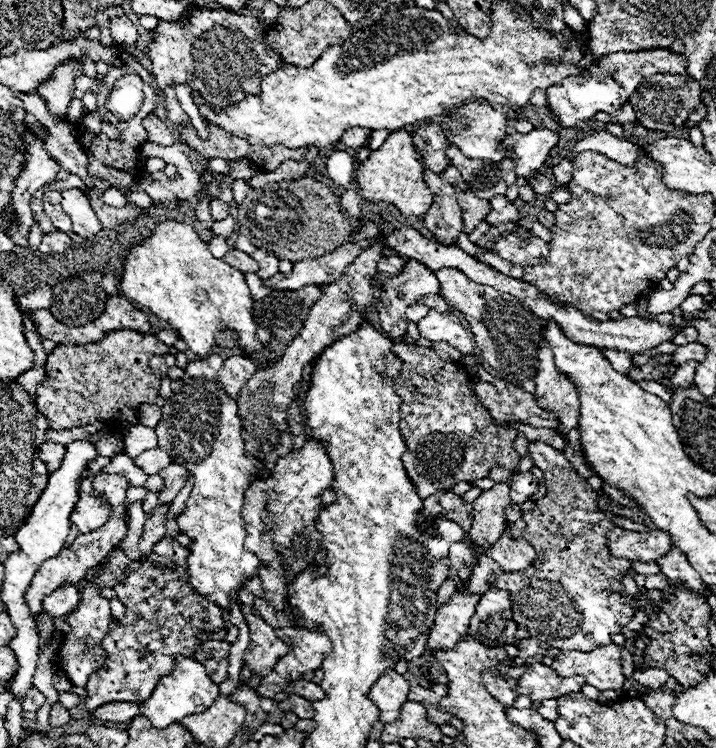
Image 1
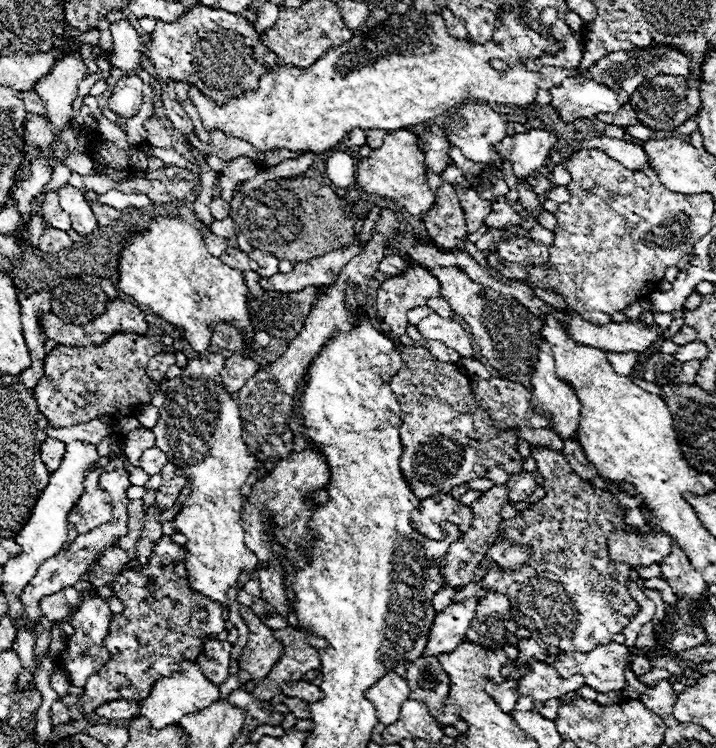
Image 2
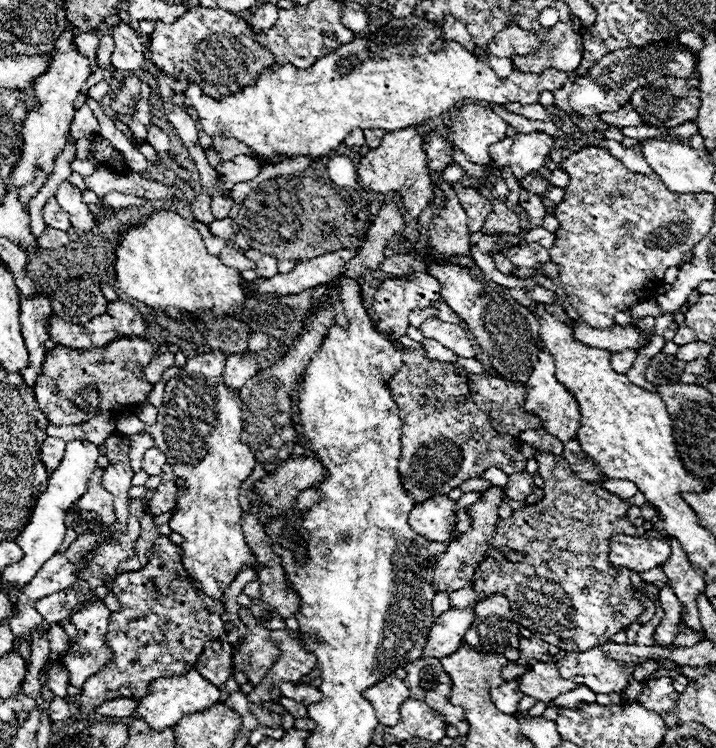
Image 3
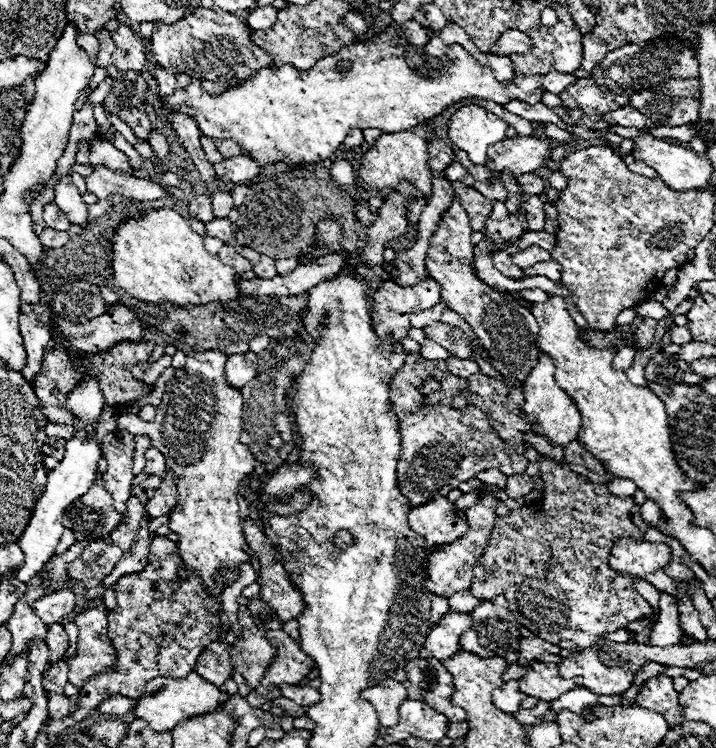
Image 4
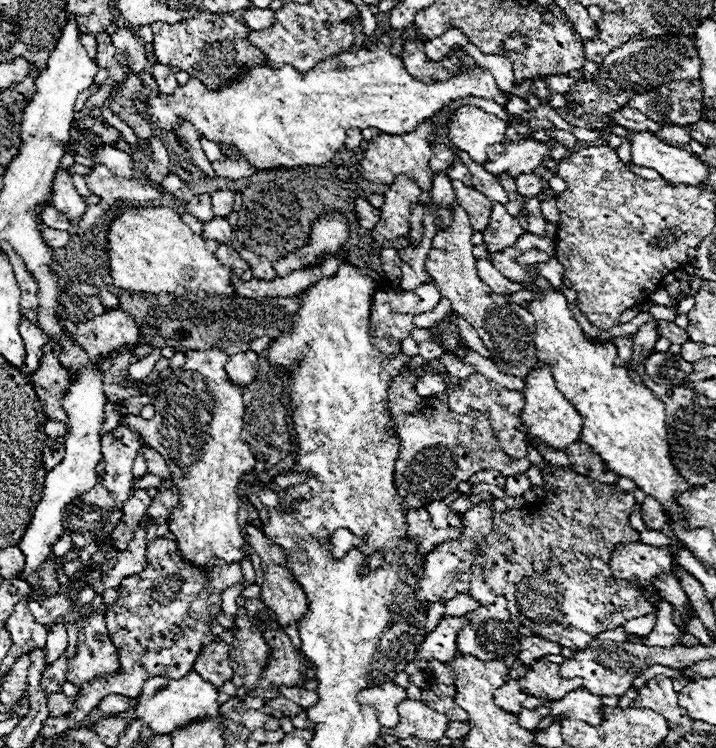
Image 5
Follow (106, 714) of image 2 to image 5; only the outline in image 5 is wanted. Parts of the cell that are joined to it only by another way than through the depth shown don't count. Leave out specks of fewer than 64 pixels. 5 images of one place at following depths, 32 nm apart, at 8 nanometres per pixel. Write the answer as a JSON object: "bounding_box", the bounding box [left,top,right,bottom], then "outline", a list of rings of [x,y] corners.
{"bounding_box":[98,694,132,714],"outline":[[[112,694],[112,696],[104,698],[104,702],[100,702],[98,708],[100,708],[104,714],[122,714],[122,712],[128,712],[128,710],[130,710],[130,704],[132,704],[130,698]]]}

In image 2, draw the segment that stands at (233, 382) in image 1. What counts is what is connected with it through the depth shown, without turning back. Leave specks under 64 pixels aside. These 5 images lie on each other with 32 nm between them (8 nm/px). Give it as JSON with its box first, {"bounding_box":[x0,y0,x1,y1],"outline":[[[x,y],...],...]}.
{"bounding_box":[220,354,260,396],"outline":[[[234,354],[234,356],[226,358],[224,368],[220,372],[224,388],[232,396],[236,396],[240,392],[240,388],[246,384],[246,380],[252,378],[258,372],[258,368],[260,368],[258,362],[252,356],[246,356],[246,354]]]}

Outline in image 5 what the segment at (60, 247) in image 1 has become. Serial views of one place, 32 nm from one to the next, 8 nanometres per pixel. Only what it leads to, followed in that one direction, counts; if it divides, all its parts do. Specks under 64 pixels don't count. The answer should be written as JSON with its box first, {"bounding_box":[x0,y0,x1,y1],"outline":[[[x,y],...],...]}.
{"bounding_box":[42,228,70,248],"outline":[[[44,228],[44,234],[42,234],[42,240],[50,246],[50,248],[62,248],[68,244],[70,240],[70,234],[64,232],[64,230],[54,230],[54,228]]]}

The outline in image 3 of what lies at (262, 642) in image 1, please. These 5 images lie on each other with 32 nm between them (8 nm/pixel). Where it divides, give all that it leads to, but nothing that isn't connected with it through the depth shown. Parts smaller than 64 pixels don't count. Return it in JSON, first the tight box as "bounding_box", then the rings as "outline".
{"bounding_box":[232,606,280,686],"outline":[[[242,606],[238,614],[244,626],[248,628],[248,634],[246,634],[246,642],[238,648],[232,660],[234,660],[234,668],[246,672],[248,680],[256,686],[280,656],[280,648],[272,642],[270,630],[260,626],[246,606]]]}

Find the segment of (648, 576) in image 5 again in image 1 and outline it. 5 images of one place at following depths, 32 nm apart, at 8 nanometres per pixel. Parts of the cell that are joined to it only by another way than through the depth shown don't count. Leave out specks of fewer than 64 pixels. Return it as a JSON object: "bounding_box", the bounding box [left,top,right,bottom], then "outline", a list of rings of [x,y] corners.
{"bounding_box":[608,528,670,560],"outline":[[[612,528],[608,532],[608,548],[616,558],[632,560],[658,560],[670,550],[670,534],[666,530],[624,530]]]}

